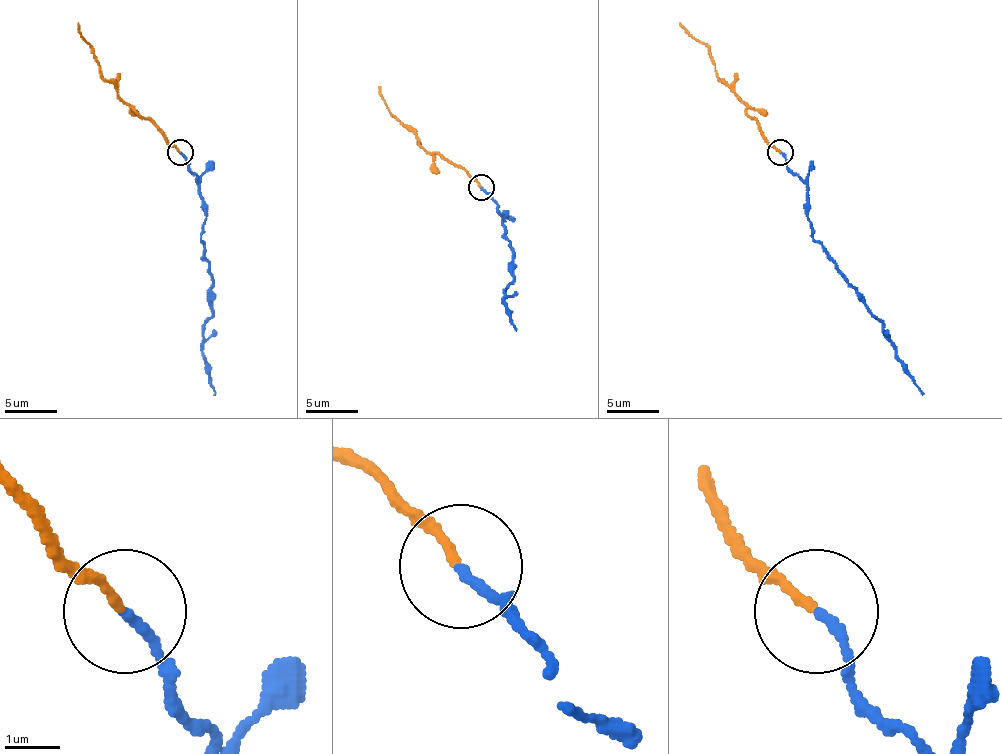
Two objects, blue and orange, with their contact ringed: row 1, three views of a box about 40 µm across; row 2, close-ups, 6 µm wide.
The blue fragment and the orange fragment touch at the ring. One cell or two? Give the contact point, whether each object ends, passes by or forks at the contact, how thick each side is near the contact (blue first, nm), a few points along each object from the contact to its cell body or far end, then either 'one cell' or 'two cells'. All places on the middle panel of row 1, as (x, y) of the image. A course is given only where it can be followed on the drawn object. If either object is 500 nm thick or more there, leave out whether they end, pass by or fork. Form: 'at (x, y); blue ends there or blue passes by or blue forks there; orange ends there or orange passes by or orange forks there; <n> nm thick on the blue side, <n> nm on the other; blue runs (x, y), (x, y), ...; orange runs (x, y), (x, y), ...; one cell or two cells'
at (481, 187); blue ends there; orange ends there; 180 nm thick on the blue side, 150 nm on the other; blue runs (481, 188), (507, 216), (502, 219), (513, 248), (513, 282), (502, 302), (515, 329); orange runs (481, 185), (419, 143), (387, 109), (379, 86); two cells

